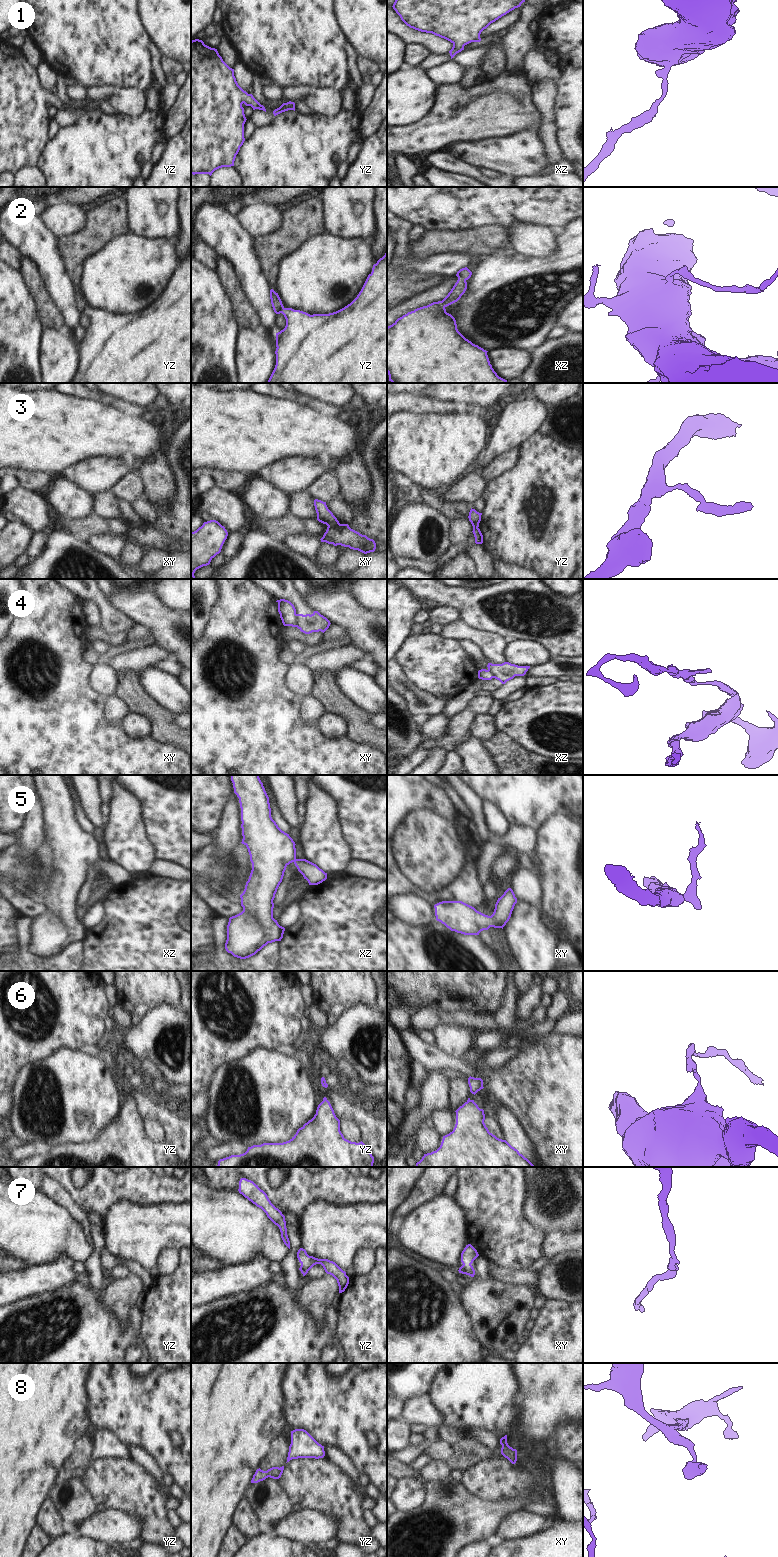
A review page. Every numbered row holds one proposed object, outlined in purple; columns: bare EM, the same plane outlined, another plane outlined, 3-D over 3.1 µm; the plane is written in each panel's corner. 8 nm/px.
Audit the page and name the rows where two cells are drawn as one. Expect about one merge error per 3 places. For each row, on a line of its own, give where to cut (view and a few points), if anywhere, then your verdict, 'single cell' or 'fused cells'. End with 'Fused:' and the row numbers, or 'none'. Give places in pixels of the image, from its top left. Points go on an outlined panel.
1: cut none; single cell
2: cut none; single cell
3: cut xy (339, 523), (333, 527), (328, 526); fused cells
4: cut xy (295, 614), (295, 624), (297, 626); fused cells
5: cut none; single cell
6: cut none; single cell
7: cut none; single cell
8: cut none; single cell
Fused: 3, 4

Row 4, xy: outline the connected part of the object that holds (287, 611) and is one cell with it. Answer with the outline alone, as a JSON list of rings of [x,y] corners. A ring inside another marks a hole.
[[[285,599],[276,601],[278,603],[278,612],[284,626],[297,627],[295,622],[296,609],[294,605]]]

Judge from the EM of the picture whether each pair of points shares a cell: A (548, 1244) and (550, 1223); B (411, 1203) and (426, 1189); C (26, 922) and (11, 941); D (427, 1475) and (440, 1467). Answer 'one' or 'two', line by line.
A: two
B: one
C: two
D: one

